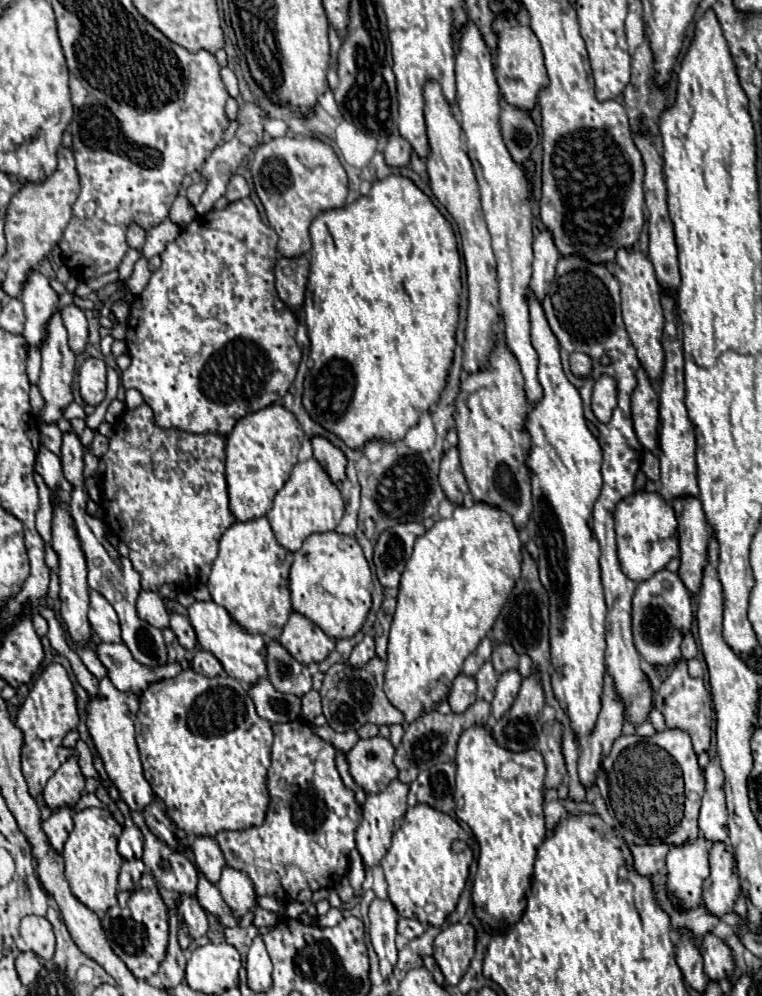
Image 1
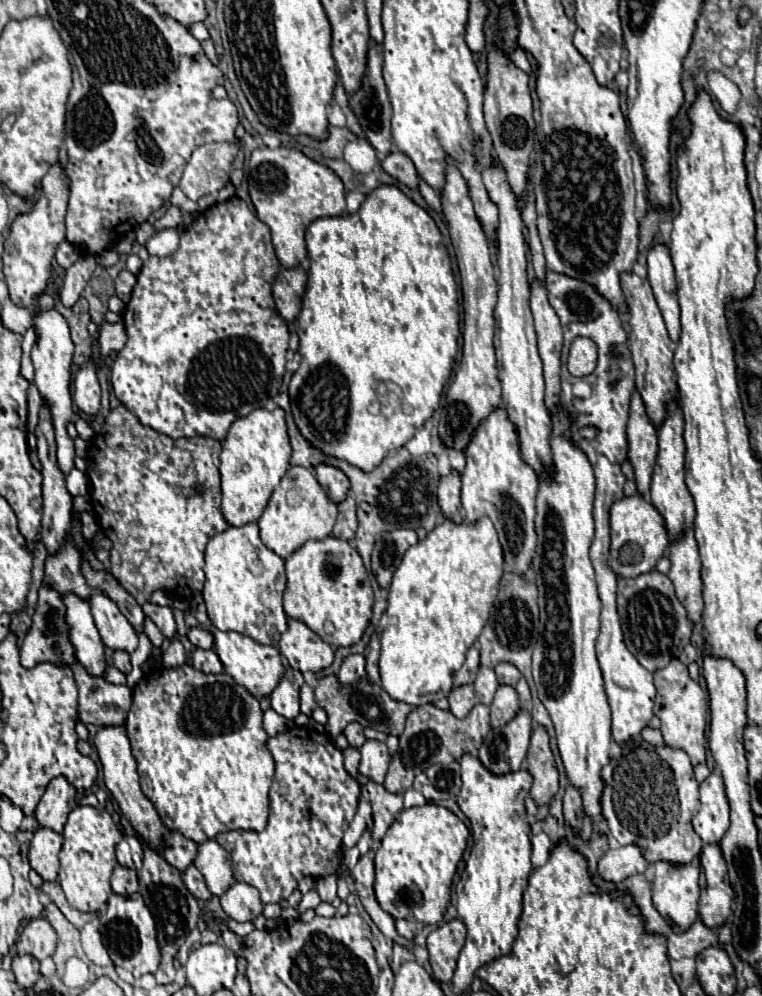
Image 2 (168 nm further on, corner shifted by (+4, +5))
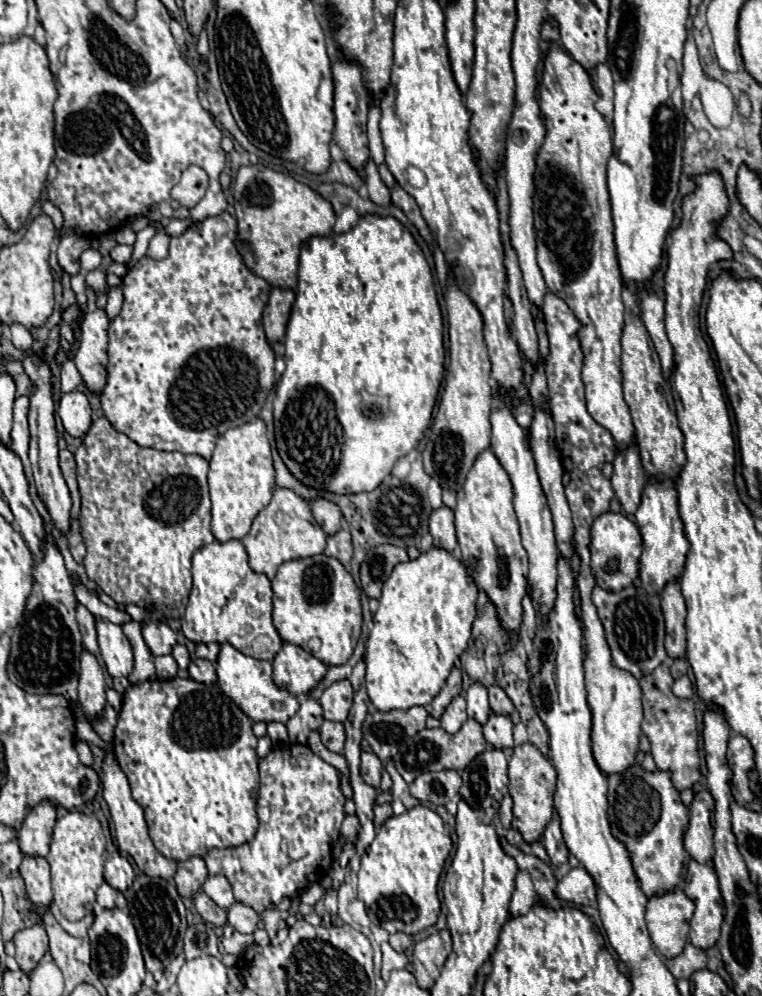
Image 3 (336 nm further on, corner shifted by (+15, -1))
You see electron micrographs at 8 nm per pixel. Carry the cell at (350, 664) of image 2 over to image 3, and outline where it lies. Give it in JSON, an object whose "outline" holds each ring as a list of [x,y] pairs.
{"outline":[[[340,679],[332,683],[328,689],[324,689],[320,703],[324,709],[324,719],[330,721],[344,721],[348,717],[348,711],[352,707],[352,685],[348,679]]]}

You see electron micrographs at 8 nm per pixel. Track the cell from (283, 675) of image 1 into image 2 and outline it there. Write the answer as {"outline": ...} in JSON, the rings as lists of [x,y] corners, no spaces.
{"outline":[[[285,671],[279,687],[271,693],[271,707],[285,719],[293,721],[299,715],[299,687],[303,683],[303,675],[299,671]]]}

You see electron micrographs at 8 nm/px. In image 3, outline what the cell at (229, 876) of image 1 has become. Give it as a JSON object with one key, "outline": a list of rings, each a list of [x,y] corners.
{"outline":[[[236,901],[232,907],[226,909],[226,913],[228,913],[228,923],[236,931],[240,931],[240,933],[254,933],[256,925],[258,925],[258,913],[252,907]]]}

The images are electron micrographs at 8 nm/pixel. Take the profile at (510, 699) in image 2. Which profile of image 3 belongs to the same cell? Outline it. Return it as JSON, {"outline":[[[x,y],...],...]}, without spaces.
{"outline":[[[490,713],[484,725],[484,737],[496,749],[510,749],[512,747],[512,719]]]}

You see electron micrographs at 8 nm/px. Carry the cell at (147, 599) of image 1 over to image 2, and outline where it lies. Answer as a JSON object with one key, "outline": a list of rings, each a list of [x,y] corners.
{"outline":[[[145,603],[143,613],[155,621],[155,625],[163,633],[163,637],[167,637],[167,639],[175,637],[177,625],[175,625],[175,617],[173,617],[173,607],[159,607],[159,605]]]}

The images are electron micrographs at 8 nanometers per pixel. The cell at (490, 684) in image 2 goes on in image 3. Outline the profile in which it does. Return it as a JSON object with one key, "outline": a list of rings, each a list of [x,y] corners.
{"outline":[[[476,681],[470,685],[470,689],[466,691],[466,703],[468,703],[468,717],[472,717],[484,725],[488,719],[488,713],[490,713],[490,705],[488,705],[486,687],[482,683]]]}

